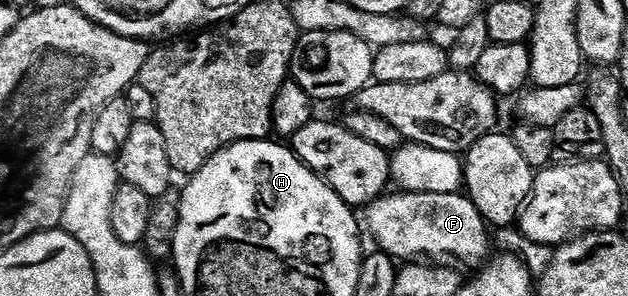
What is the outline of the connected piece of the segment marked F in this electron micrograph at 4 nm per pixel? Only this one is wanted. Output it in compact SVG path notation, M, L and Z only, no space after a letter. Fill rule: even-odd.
M460 191L395 192L385 192L366 207L368 229L376 240L375 248L379 252L389 253L393 259L431 259L436 263L452 262L475 267L485 264L489 256L490 229L467 195Z

